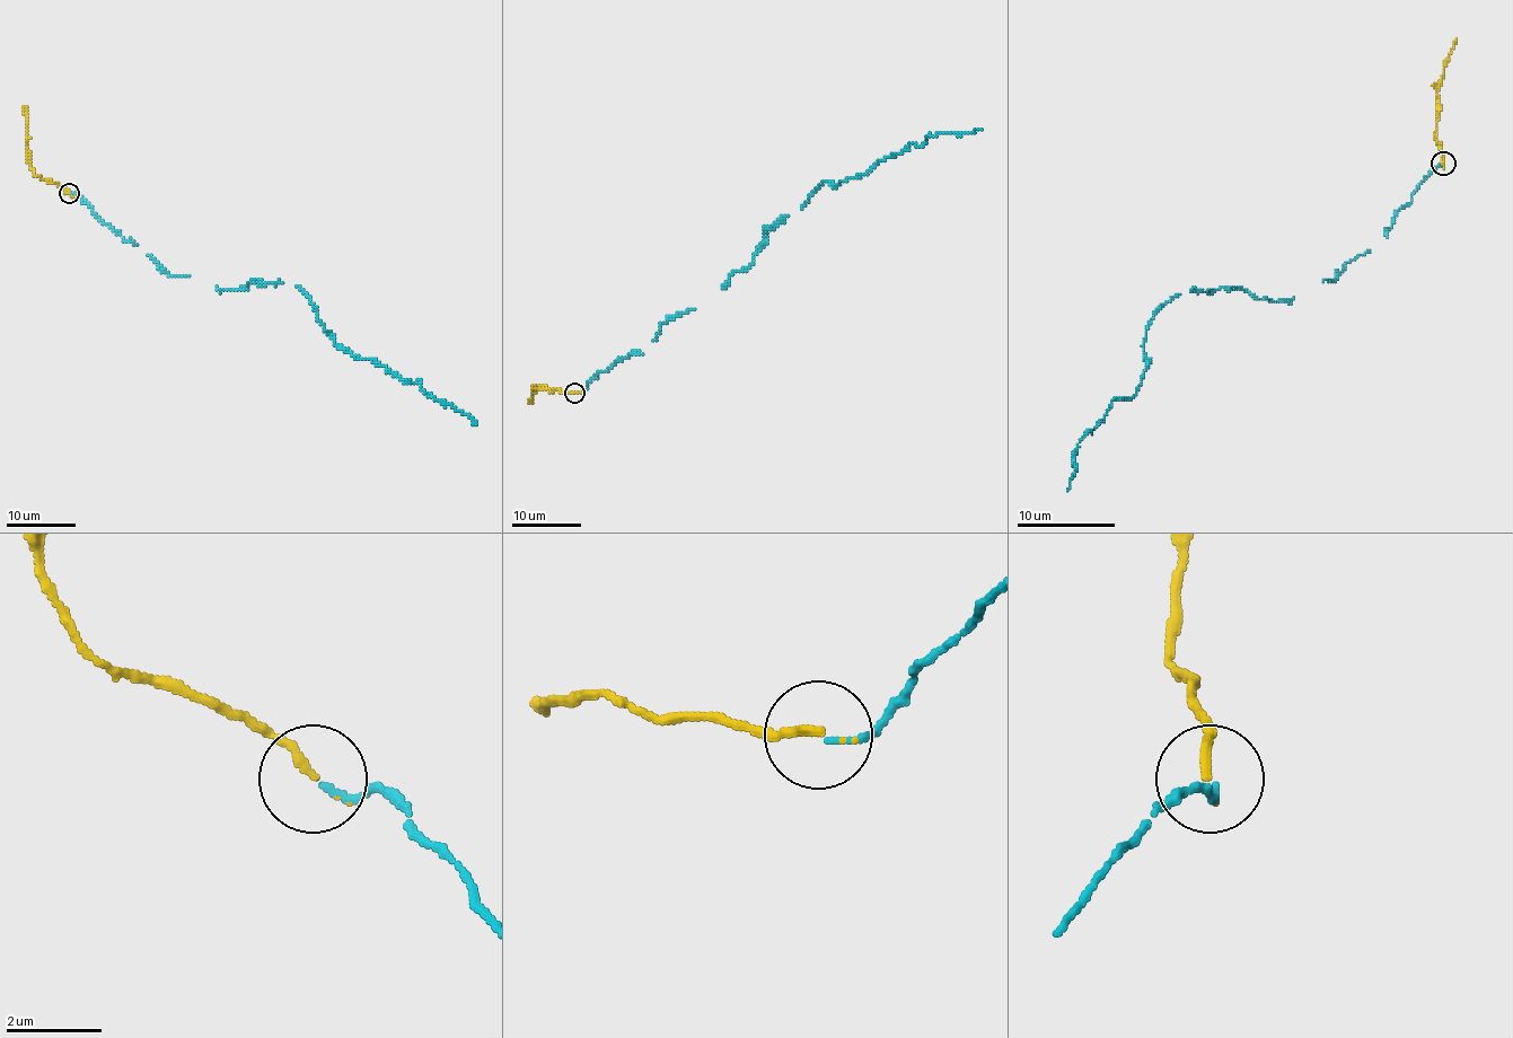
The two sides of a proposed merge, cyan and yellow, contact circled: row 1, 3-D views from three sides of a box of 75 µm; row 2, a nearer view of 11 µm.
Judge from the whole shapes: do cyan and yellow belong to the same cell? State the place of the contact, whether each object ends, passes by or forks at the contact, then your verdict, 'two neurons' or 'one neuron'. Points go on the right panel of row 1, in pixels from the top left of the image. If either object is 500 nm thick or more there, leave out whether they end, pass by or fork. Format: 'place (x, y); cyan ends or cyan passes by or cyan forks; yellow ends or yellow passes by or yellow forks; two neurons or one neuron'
place (1443, 164); cyan ends; yellow ends; one neuron

